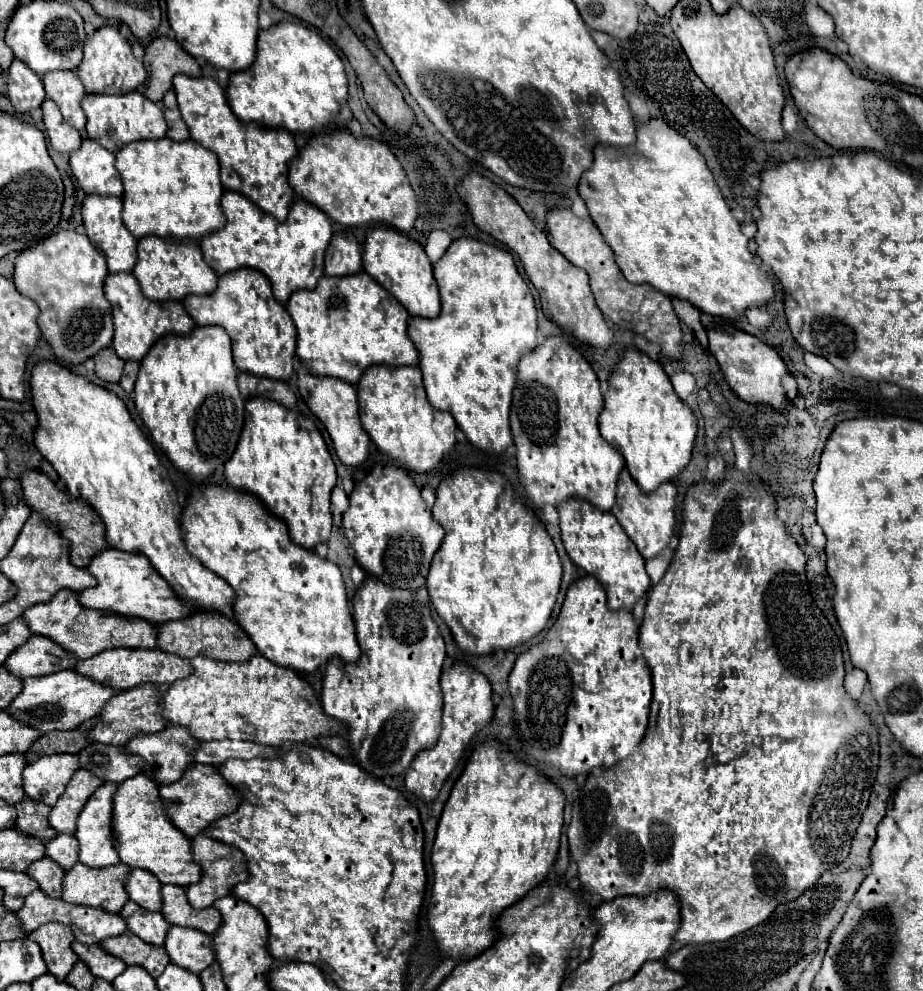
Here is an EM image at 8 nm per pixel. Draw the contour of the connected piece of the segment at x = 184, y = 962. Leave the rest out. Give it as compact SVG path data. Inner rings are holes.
M172 925L168 929L164 949L170 957L170 963L198 975L214 961L210 943L212 943L212 935L206 935L198 929Z

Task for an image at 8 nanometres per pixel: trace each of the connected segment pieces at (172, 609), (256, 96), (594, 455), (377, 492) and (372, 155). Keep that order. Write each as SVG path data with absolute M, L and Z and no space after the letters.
M108 547L100 551L100 555L94 555L94 559L86 569L98 581L98 585L78 593L78 601L84 607L112 611L126 617L140 617L150 623L166 623L166 621L180 619L194 613L190 605L182 603L172 593L168 583L156 573L156 569L150 565L150 561L144 555L116 551Z
M278 23L272 25L268 31L260 31L256 47L258 53L254 65L246 71L232 73L226 89L228 103L242 123L282 127L290 133L316 133L324 131L328 123L334 123L334 117L348 101L348 79L344 73L344 63L316 31L304 27L302 23Z
M566 335L548 337L532 353L524 355L518 365L518 381L514 389L514 401L510 411L512 437L516 445L516 461L520 473L520 485L524 487L526 499L542 511L544 505L560 507L568 499L588 501L600 511L610 511L616 503L616 483L624 469L620 453L602 439L598 433L598 413L604 407L598 379L590 363L568 343Z
M380 465L358 483L350 495L350 507L342 515L344 535L354 549L356 563L388 587L418 591L426 583L430 561L438 551L444 531L426 509L420 489L408 473L394 465Z
M348 131L316 135L290 163L288 183L300 199L346 227L392 227L410 233L418 219L418 201L394 153L380 141L356 139Z

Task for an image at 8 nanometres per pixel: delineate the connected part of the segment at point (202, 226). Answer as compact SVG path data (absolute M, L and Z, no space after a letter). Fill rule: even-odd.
M168 137L160 141L136 141L120 149L116 153L116 169L122 177L124 183L124 195L122 195L122 219L126 229L136 237L148 237L156 235L162 239L172 239L172 241L202 241L206 235L220 231L226 217L220 209L220 199L224 193L224 187L220 183L220 165L216 159L216 153L204 149L196 141L184 141L176 143L170 141Z

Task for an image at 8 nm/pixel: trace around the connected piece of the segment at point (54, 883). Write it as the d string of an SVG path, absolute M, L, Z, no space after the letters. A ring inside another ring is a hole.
M44 857L42 861L34 861L28 871L26 871L32 879L38 881L40 889L50 895L50 897L60 897L60 887L62 887L62 877L64 877L64 869L60 869L52 859Z

